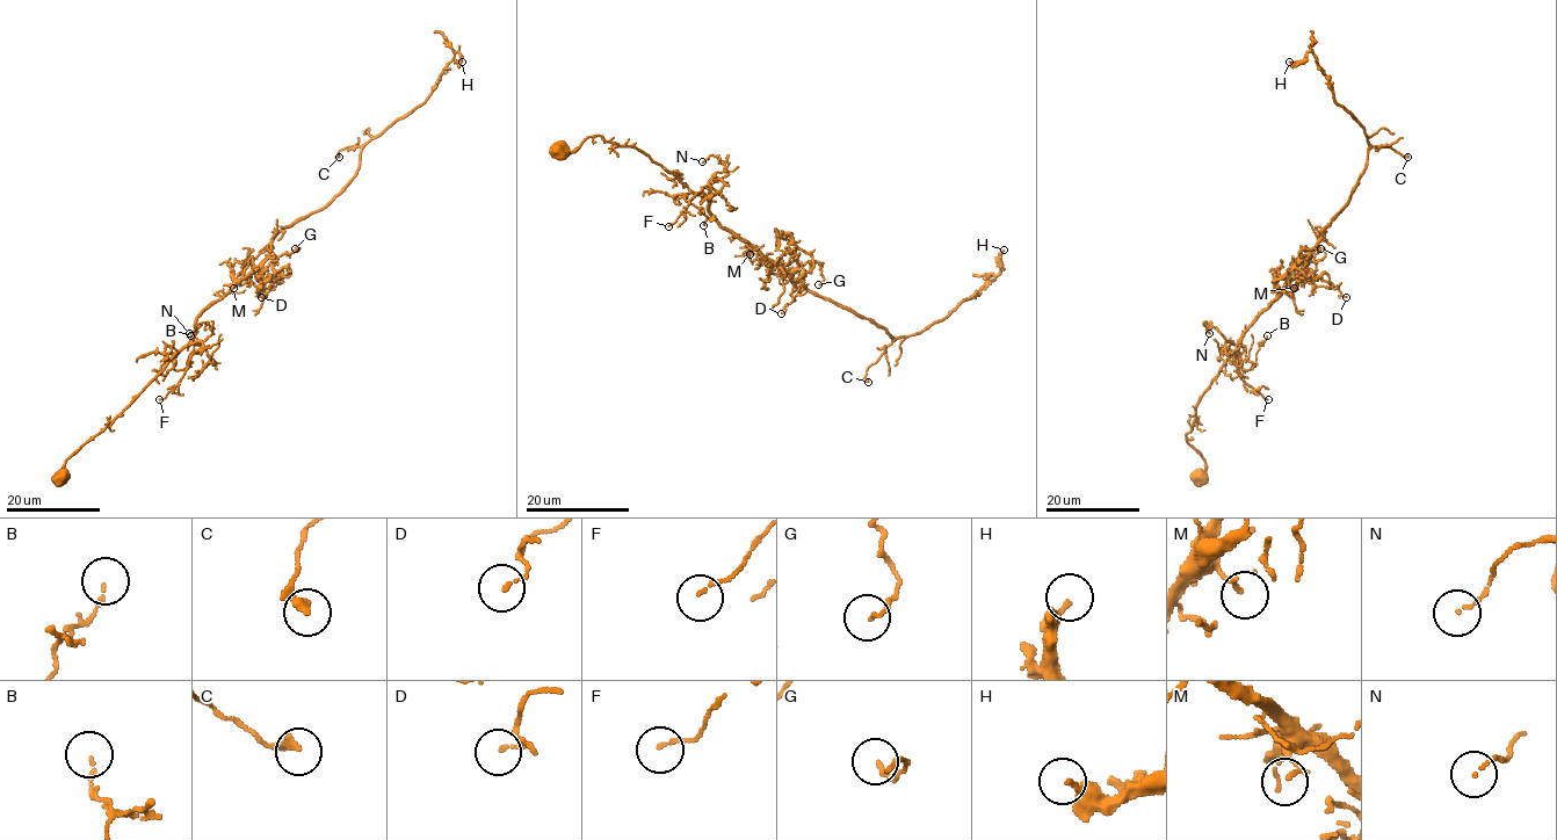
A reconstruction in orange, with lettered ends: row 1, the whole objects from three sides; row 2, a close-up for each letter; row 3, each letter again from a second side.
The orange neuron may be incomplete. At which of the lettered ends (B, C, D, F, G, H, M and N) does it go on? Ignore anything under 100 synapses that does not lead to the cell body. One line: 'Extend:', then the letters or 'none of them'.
Extend: none of them

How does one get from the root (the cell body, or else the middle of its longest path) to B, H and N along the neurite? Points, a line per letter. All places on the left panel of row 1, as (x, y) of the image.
B: (62, 478), (59, 470), (65, 462), (100, 434), (176, 352), (173, 368), (189, 366), (190, 335)
H: (62, 478), (274, 238), (321, 210), (355, 174), (361, 149), (425, 100), (456, 52), (462, 62)
N: (62, 478), (59, 470), (69, 458), (100, 434), (179, 350), (205, 340), (212, 330), (200, 323), (189, 333)

